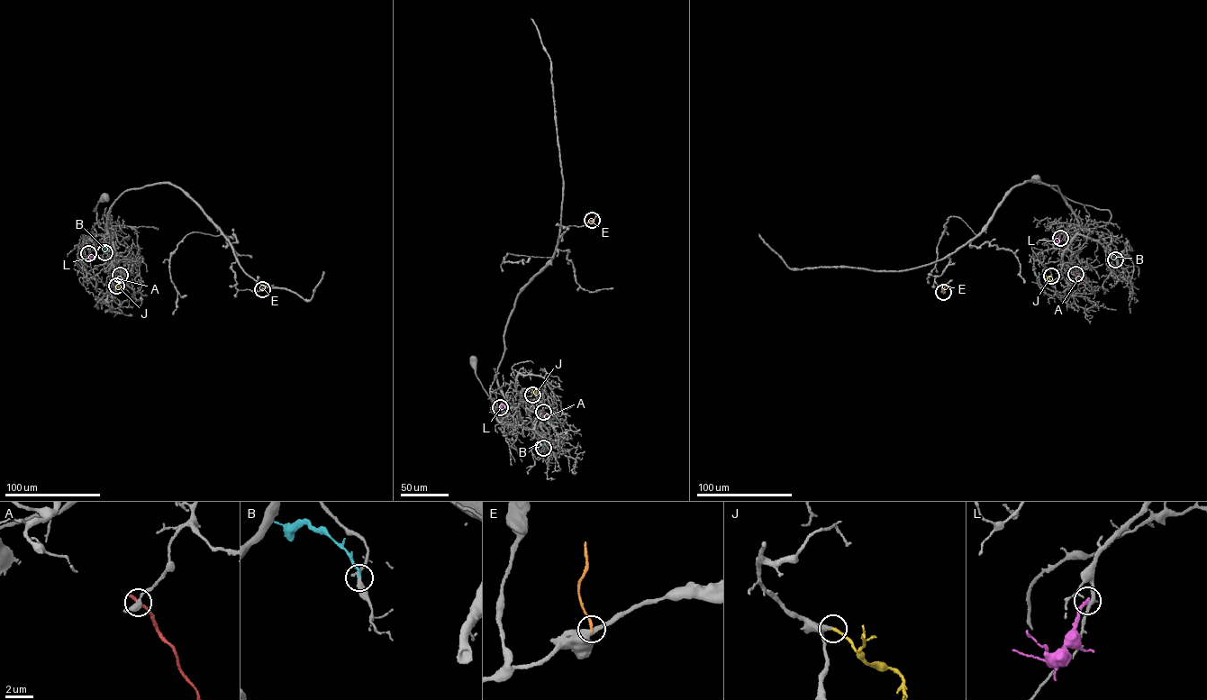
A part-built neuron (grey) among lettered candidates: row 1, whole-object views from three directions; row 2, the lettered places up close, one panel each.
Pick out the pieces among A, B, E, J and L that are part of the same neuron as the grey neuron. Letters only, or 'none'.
J

